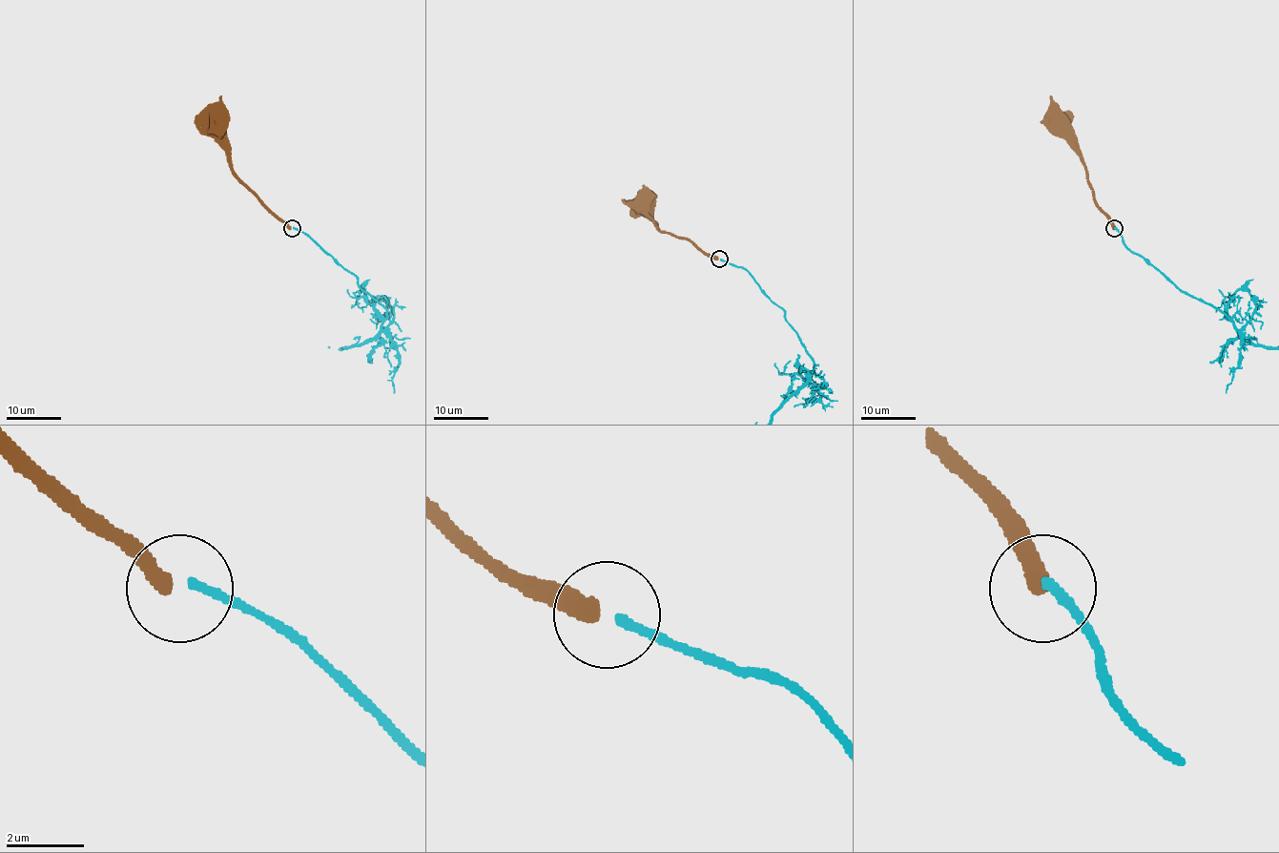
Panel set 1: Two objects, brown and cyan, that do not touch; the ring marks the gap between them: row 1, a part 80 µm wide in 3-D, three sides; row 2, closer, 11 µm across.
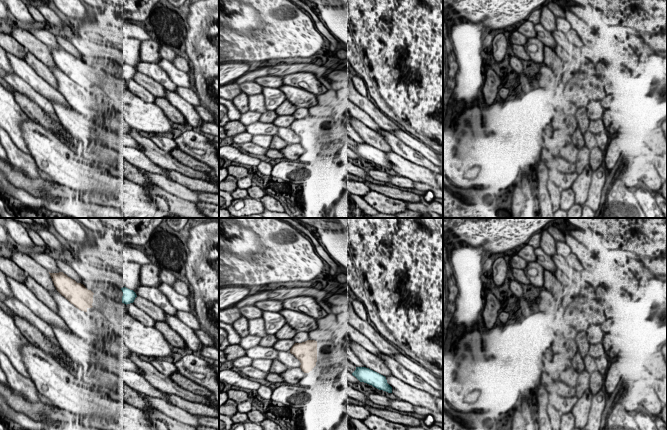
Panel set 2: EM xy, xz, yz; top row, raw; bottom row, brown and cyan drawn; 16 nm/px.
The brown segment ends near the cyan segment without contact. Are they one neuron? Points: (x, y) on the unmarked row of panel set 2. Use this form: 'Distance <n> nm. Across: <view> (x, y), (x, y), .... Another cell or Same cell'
Distance 460 nm. Across: xy (93, 69), (121, 65). Another cell

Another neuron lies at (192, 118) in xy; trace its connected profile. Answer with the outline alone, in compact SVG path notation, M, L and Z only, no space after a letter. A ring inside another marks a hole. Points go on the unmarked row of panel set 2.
M166 90L165 98L181 112L188 125L198 128L203 122L203 119L196 112L194 106L175 92Z

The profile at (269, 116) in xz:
M266 111L261 114L259 121L263 123L273 123L277 116L278 115L275 111Z

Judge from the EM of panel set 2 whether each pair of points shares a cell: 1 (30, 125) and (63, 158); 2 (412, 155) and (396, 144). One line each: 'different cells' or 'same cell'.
1: same cell
2: same cell

